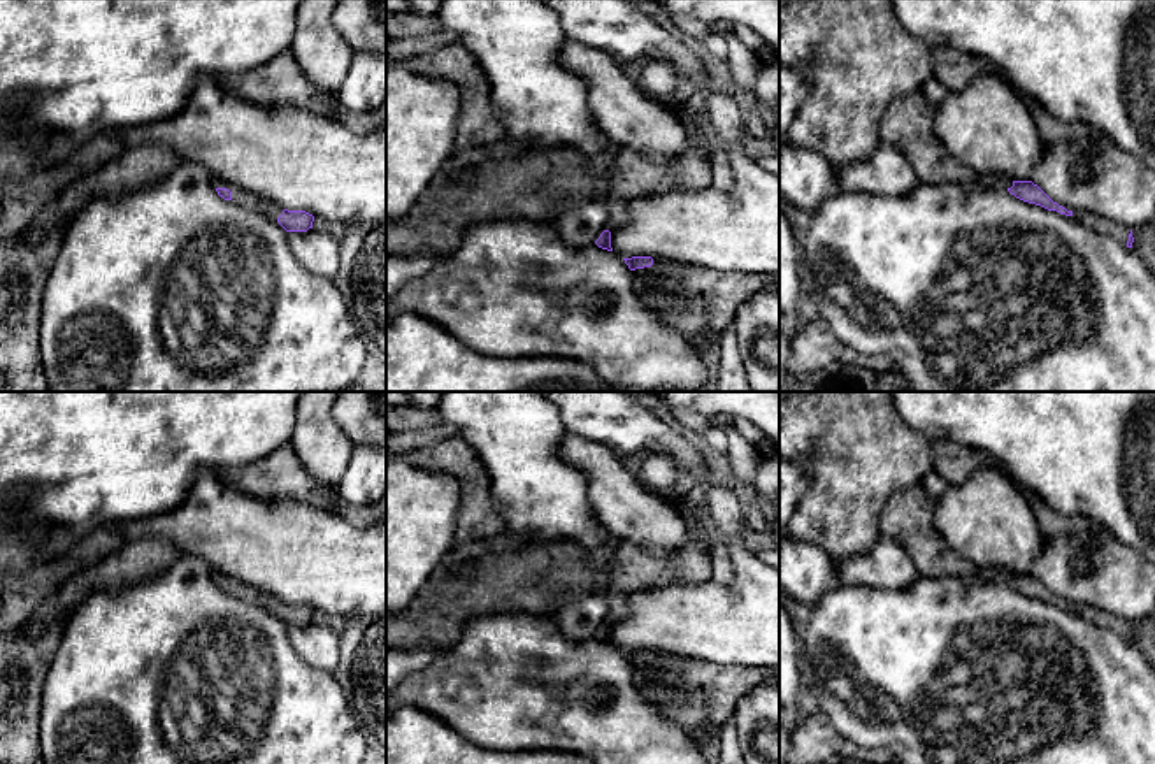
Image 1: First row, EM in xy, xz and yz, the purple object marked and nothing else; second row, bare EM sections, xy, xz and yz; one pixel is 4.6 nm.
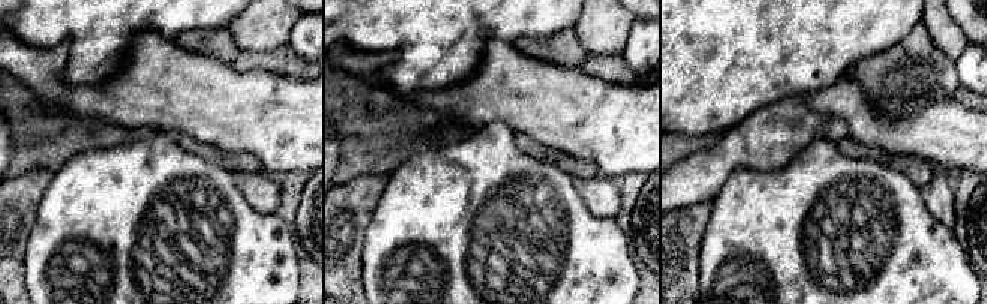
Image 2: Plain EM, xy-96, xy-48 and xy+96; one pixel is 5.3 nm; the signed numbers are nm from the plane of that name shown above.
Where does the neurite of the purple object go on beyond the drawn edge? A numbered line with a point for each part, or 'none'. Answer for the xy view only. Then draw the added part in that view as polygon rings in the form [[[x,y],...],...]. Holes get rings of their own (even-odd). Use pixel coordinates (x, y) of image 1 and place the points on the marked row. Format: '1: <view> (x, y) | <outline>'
1: xy (267, 208) | [[[212,177],[212,186],[214,188],[226,188],[226,190],[230,190],[232,191],[232,200],[230,202],[242,204],[242,205],[246,205],[246,207],[249,207],[253,211],[258,211],[258,213],[269,216],[276,223],[277,223],[277,218],[284,211],[277,204],[274,204],[270,200],[265,200],[262,197],[256,197],[256,195],[253,195],[249,191],[244,191],[244,190],[240,190],[240,188],[237,188],[233,184],[223,181],[223,179],[219,179],[219,177]]]

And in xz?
1: xz (636, 176) | [[[620,148],[614,158],[614,176],[604,198],[609,209],[606,230],[614,232],[628,221],[628,205],[642,197],[653,197],[678,188],[706,190],[711,186],[709,155],[688,148],[671,163],[655,163],[646,155]]]

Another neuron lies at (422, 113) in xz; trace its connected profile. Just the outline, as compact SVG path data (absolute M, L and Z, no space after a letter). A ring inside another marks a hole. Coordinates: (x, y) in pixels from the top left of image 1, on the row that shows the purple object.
M386 68L386 221L407 214L453 155L458 114L460 90L451 81Z

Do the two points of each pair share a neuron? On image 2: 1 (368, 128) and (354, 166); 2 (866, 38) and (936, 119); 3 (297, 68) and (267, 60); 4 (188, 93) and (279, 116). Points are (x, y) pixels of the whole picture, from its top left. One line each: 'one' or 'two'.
1: one
2: two
3: one
4: one

